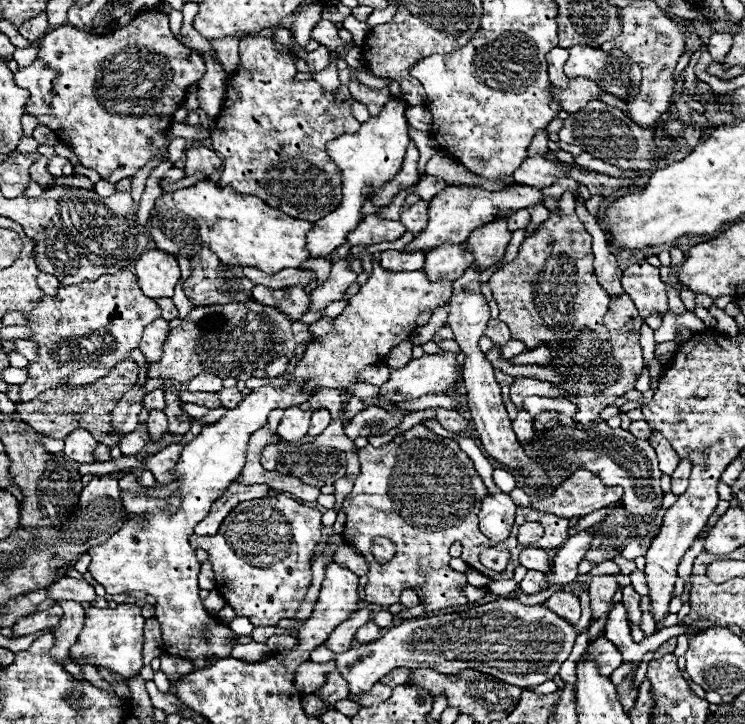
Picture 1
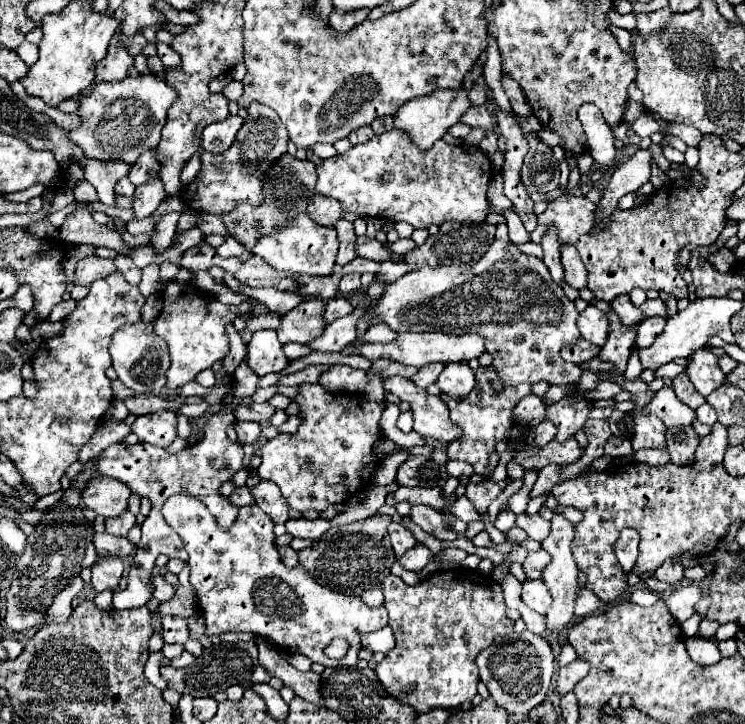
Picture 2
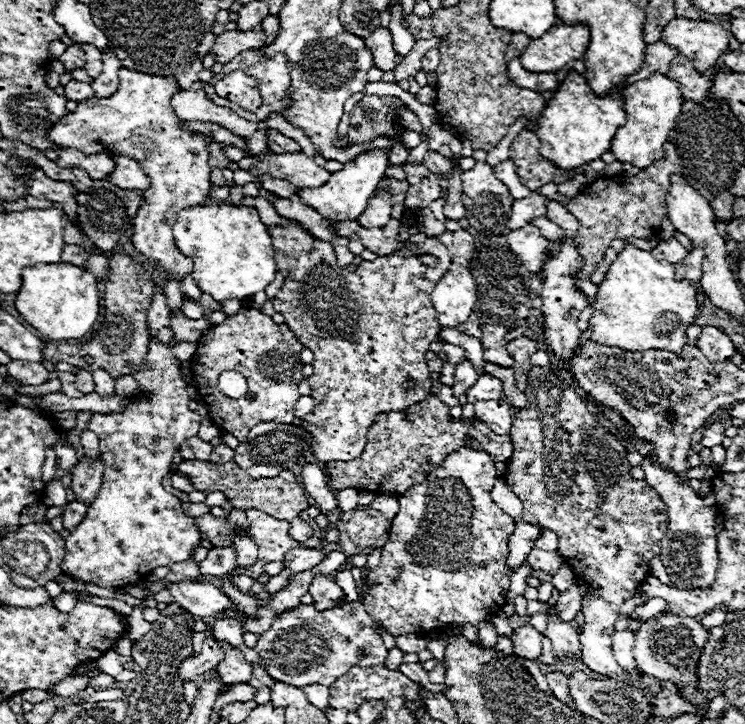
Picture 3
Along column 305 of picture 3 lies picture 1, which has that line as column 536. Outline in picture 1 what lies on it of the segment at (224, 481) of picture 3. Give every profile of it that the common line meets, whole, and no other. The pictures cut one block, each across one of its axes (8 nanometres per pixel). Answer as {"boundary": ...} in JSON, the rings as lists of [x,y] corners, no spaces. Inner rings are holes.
{"boundary":[[[574,470],[568,478],[564,478],[564,482],[560,486],[554,488],[544,488],[540,492],[534,492],[530,496],[532,508],[536,508],[538,512],[548,512],[560,518],[582,518],[586,514],[592,514],[594,510],[600,510],[608,504],[614,504],[618,500],[622,500],[624,490],[620,486],[602,486],[600,478],[596,478],[592,472],[588,470]]]}

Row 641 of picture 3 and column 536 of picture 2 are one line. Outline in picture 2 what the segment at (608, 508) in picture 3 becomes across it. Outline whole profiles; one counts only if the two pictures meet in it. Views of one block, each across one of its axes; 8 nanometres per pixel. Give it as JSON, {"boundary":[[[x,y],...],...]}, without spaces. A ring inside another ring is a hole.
{"boundary":[[[526,580],[522,588],[522,600],[528,608],[536,610],[538,614],[546,614],[552,604],[552,596],[542,580]]]}

